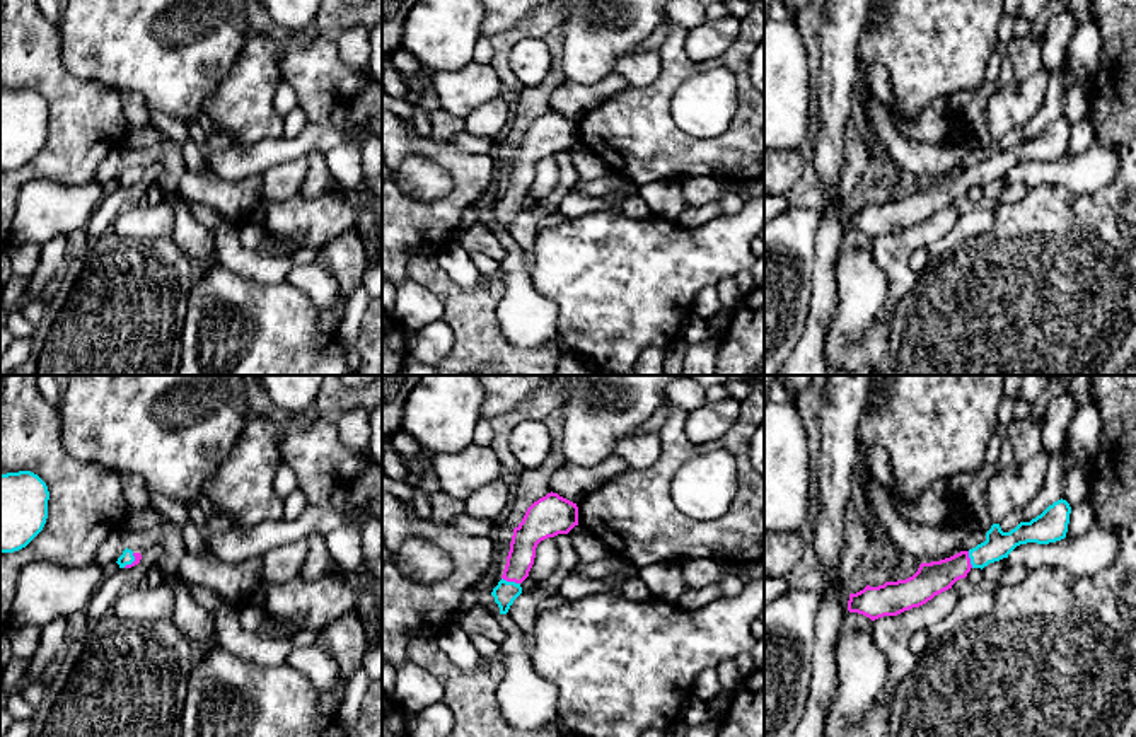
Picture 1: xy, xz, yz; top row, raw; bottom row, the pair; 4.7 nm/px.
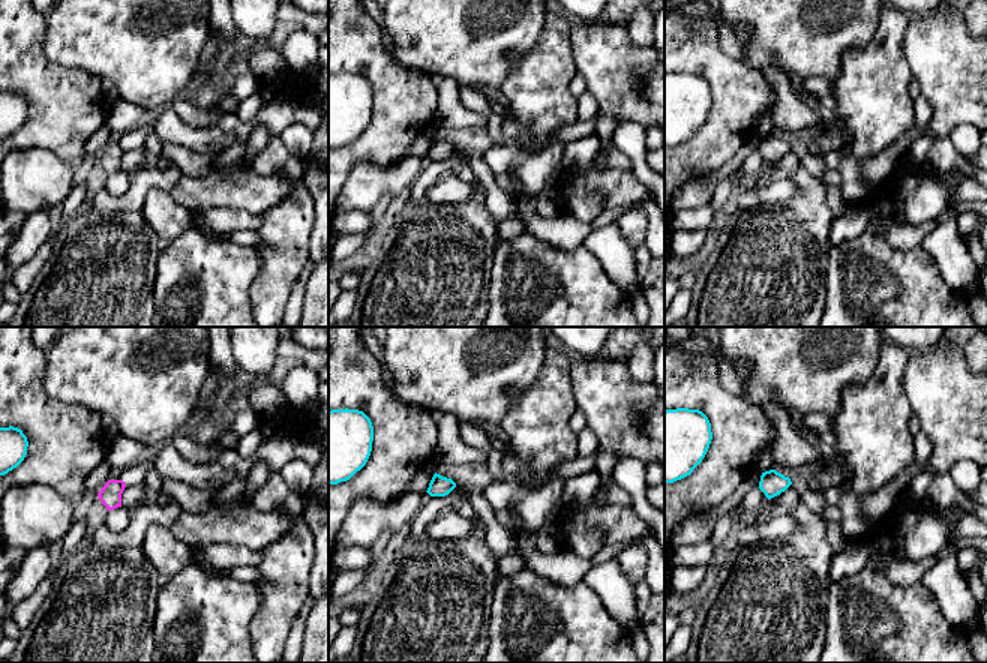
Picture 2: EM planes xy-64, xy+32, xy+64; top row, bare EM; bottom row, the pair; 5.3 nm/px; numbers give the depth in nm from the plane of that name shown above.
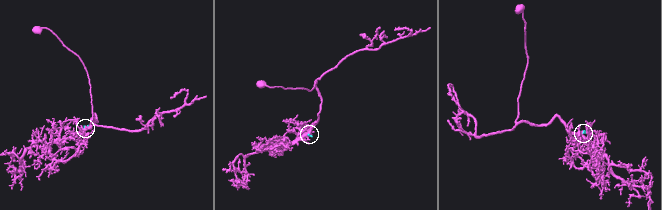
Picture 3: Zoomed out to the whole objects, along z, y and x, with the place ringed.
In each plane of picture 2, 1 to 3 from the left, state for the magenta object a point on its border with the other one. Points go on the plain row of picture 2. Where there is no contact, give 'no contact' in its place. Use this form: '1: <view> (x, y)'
1: no contact
2: no contact
3: no contact

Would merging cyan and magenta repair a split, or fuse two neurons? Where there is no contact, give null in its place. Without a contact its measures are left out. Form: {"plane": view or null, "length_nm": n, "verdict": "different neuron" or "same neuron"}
{"plane": "xz", "length_nm": 90, "verdict": "same neuron"}

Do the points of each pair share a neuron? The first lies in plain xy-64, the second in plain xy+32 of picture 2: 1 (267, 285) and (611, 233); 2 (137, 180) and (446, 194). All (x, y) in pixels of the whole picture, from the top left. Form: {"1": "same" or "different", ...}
{"1": "different", "2": "same"}

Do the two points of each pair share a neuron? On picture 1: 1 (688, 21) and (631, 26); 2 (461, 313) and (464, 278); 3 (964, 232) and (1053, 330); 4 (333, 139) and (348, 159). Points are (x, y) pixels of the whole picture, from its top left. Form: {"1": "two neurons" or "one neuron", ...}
{"1": "two neurons", "2": "two neurons", "3": "two neurons", "4": "two neurons"}

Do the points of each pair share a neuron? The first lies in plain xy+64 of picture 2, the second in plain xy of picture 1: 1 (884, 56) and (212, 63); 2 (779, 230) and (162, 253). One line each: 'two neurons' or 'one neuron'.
1: two neurons
2: one neuron

